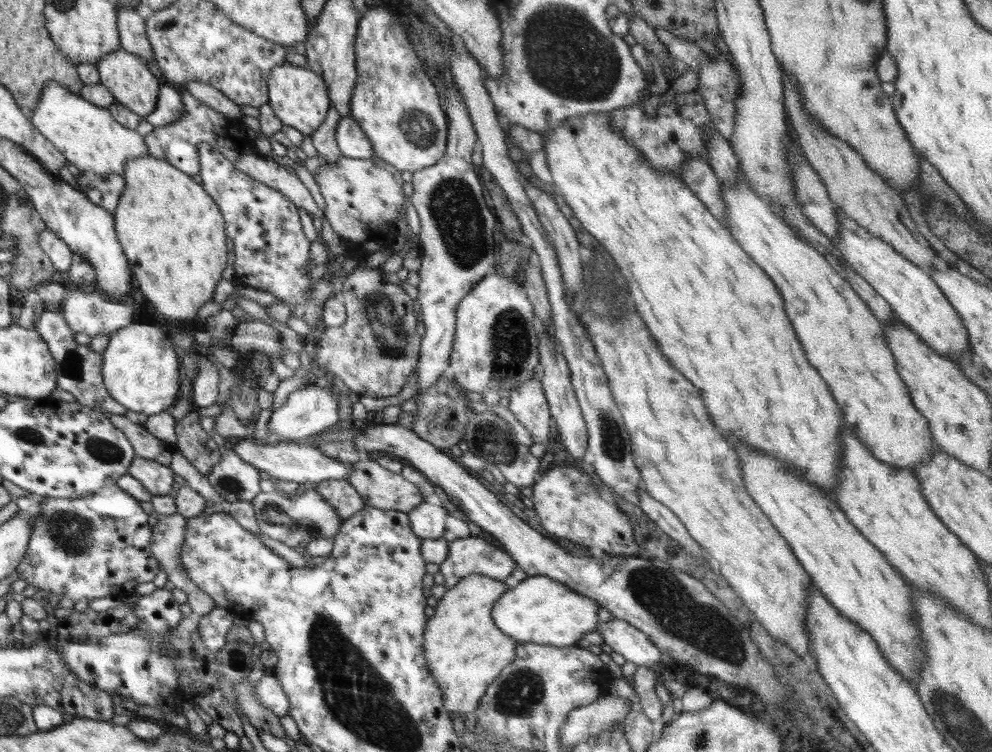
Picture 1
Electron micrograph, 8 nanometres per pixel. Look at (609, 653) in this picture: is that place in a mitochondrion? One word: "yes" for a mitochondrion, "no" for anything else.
no

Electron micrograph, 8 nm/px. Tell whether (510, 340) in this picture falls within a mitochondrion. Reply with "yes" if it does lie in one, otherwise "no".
yes

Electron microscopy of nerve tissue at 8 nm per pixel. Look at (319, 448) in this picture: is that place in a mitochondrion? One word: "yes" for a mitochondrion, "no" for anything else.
no

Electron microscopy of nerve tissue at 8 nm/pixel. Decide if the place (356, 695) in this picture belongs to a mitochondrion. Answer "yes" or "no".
yes

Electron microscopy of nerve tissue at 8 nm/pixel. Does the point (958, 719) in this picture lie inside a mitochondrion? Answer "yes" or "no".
yes

